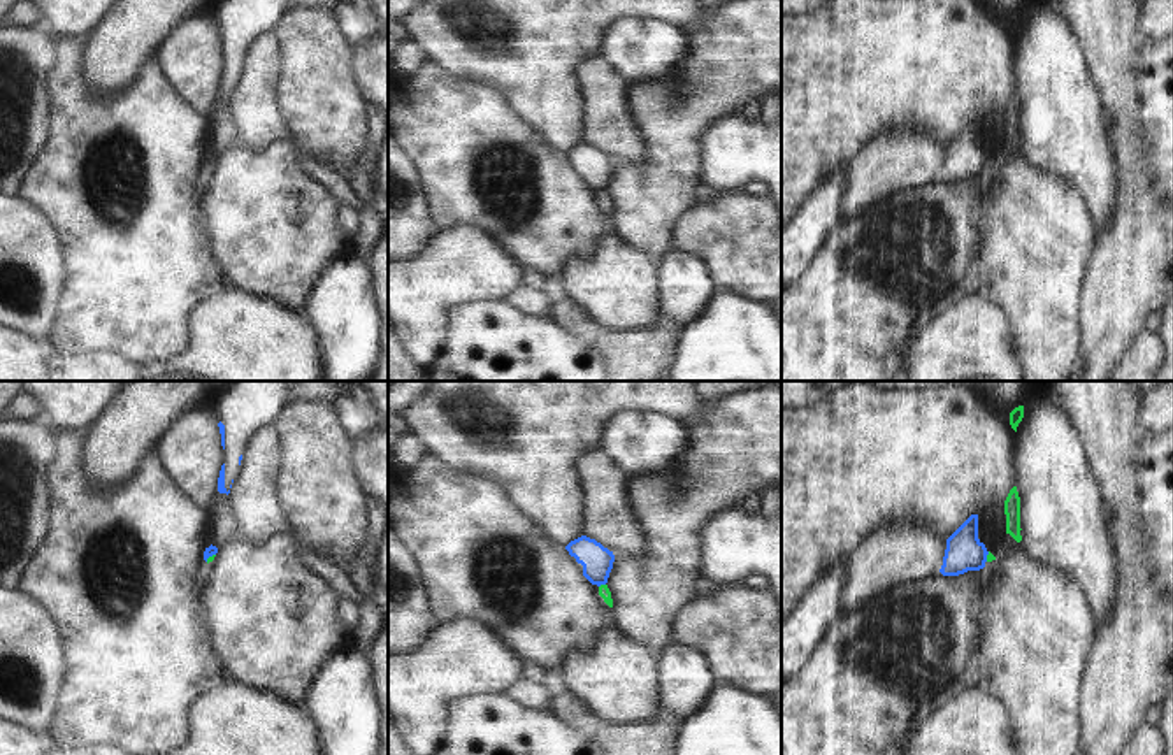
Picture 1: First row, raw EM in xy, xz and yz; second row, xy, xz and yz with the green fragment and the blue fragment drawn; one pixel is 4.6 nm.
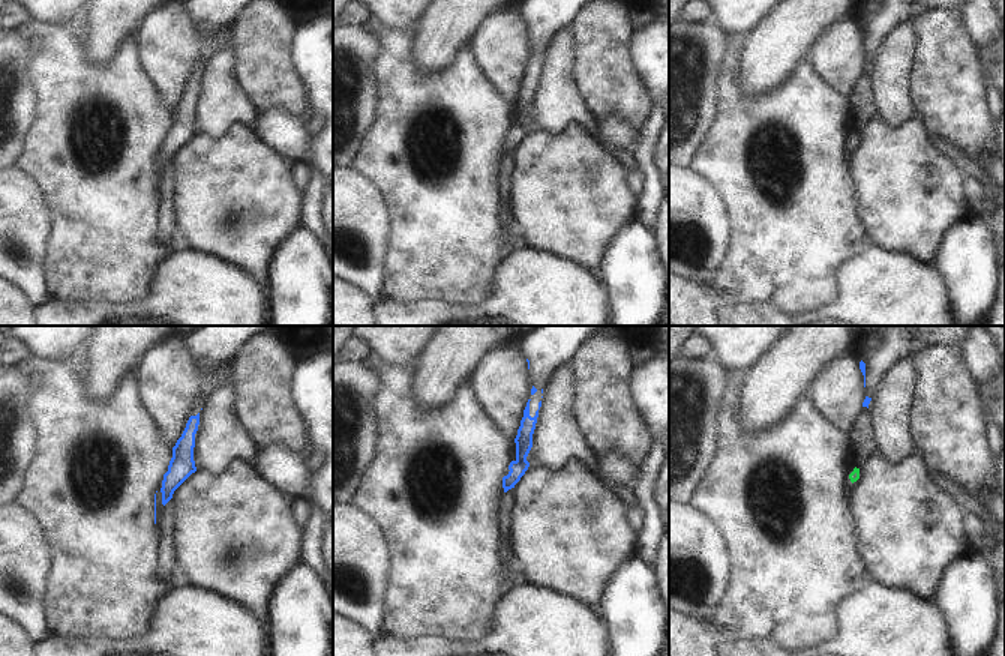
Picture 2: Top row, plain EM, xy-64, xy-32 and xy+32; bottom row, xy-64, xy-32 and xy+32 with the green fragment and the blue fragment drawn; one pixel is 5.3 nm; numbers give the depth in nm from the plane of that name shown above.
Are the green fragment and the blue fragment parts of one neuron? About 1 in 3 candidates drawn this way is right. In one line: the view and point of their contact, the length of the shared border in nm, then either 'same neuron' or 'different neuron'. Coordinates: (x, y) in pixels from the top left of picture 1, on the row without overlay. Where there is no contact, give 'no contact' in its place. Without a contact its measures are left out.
xz (601, 192) | 40 nm | different neuron

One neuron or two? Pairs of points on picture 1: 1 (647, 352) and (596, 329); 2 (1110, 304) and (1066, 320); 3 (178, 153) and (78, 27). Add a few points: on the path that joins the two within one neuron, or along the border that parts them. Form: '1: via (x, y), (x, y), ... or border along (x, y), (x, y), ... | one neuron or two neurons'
1: via (634, 352), (608, 341) | one neuron
2: border along (1086, 274), (1080, 311), (1080, 355) | two neurons
3: border along (51, 32), (85, 41) | two neurons

